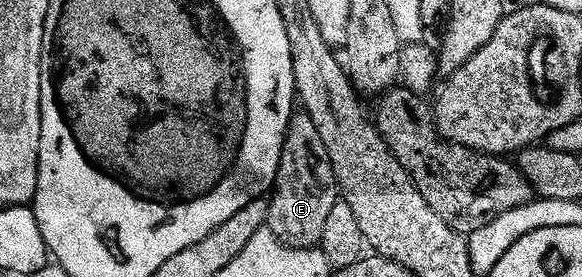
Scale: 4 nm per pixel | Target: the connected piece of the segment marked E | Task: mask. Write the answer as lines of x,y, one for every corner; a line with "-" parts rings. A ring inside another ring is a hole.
305,111
295,112
284,139
284,151
280,155
278,177
268,197
270,210
266,223
270,230
288,247
312,249
322,244
324,223
332,207
340,200
338,180
332,171
324,139
316,131
316,123

